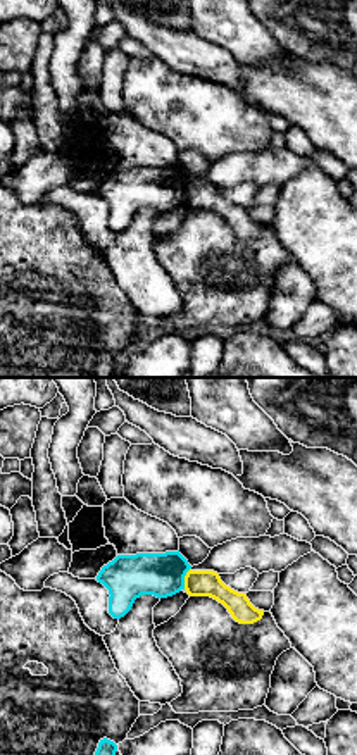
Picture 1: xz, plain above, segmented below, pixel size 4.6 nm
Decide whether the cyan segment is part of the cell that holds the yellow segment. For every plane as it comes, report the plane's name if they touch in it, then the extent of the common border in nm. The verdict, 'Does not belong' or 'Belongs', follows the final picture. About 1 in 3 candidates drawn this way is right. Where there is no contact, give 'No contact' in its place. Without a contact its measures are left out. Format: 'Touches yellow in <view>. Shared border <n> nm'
Touches yellow in xz. Shared border 110 nm

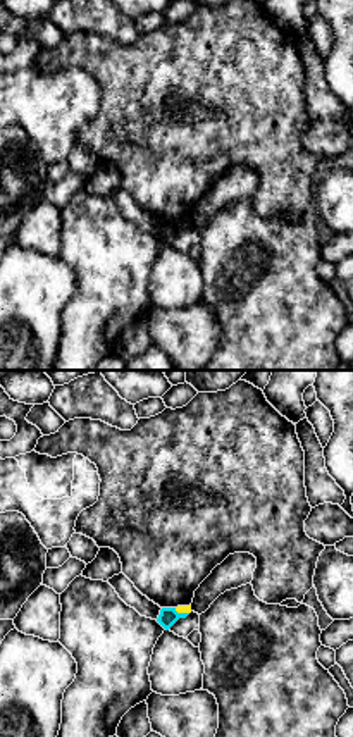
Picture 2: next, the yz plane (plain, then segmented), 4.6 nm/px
Touches yellow in yz. Shared border 80 nm

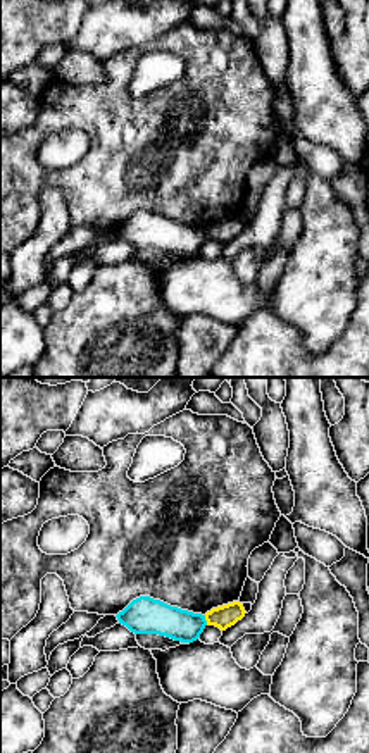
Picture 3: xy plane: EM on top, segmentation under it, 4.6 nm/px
Touches yellow in xy. Shared border 50 nm

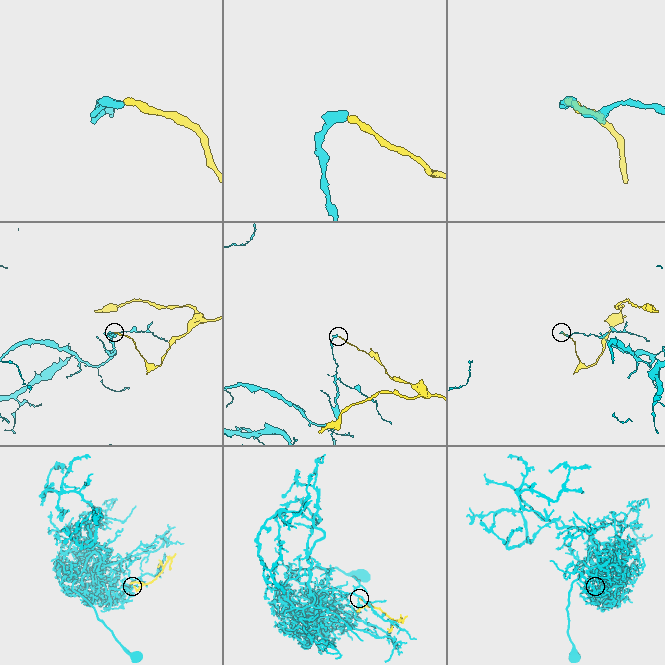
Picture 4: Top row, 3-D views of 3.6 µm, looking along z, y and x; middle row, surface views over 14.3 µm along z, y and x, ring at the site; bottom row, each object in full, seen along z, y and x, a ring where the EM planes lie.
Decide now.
Does not belong

